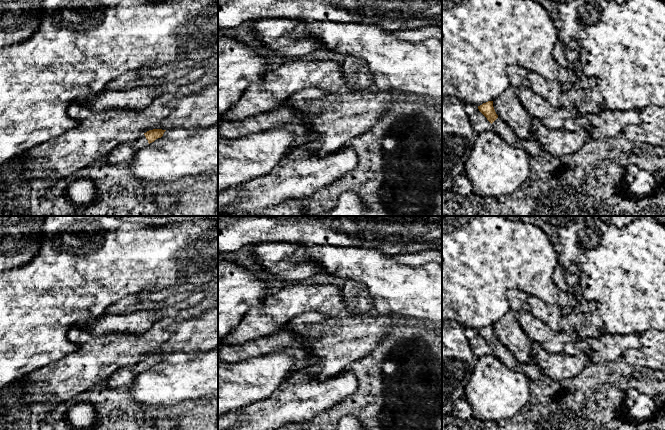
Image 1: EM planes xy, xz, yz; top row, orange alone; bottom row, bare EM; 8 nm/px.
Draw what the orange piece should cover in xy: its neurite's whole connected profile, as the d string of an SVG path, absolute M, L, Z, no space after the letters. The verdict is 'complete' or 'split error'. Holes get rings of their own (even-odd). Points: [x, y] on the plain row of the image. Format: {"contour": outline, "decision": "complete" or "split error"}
{"contour": "M162 353L149 354L135 365L126 366L117 370L105 383L103 383L103 386L110 389L128 386L138 374L146 371L156 363L161 362L165 355L166 354Z", "decision": "split error"}

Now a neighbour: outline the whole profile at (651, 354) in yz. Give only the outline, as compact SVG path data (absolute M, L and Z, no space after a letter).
M648 329L640 334L642 345L624 352L623 359L633 366L665 372L665 331Z

